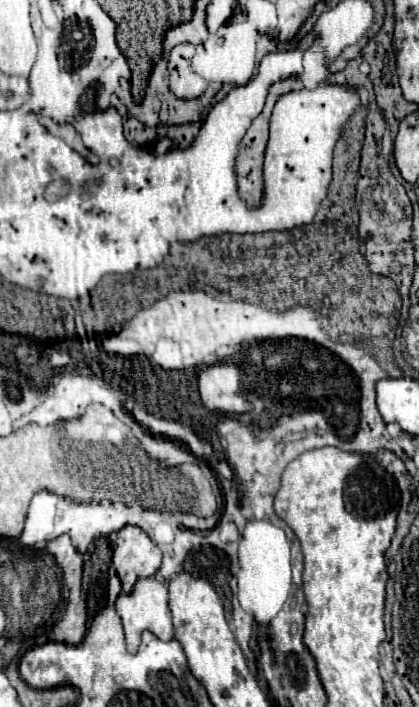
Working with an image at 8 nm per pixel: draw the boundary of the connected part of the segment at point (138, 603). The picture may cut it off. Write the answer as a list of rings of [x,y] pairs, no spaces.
[[[140,578],[130,594],[120,592],[116,600],[116,612],[122,618],[124,634],[126,634],[126,646],[128,652],[134,654],[140,644],[140,634],[144,630],[150,630],[160,640],[168,642],[174,638],[174,626],[172,626],[172,614],[168,608],[168,586],[164,582],[158,582],[156,578]]]

